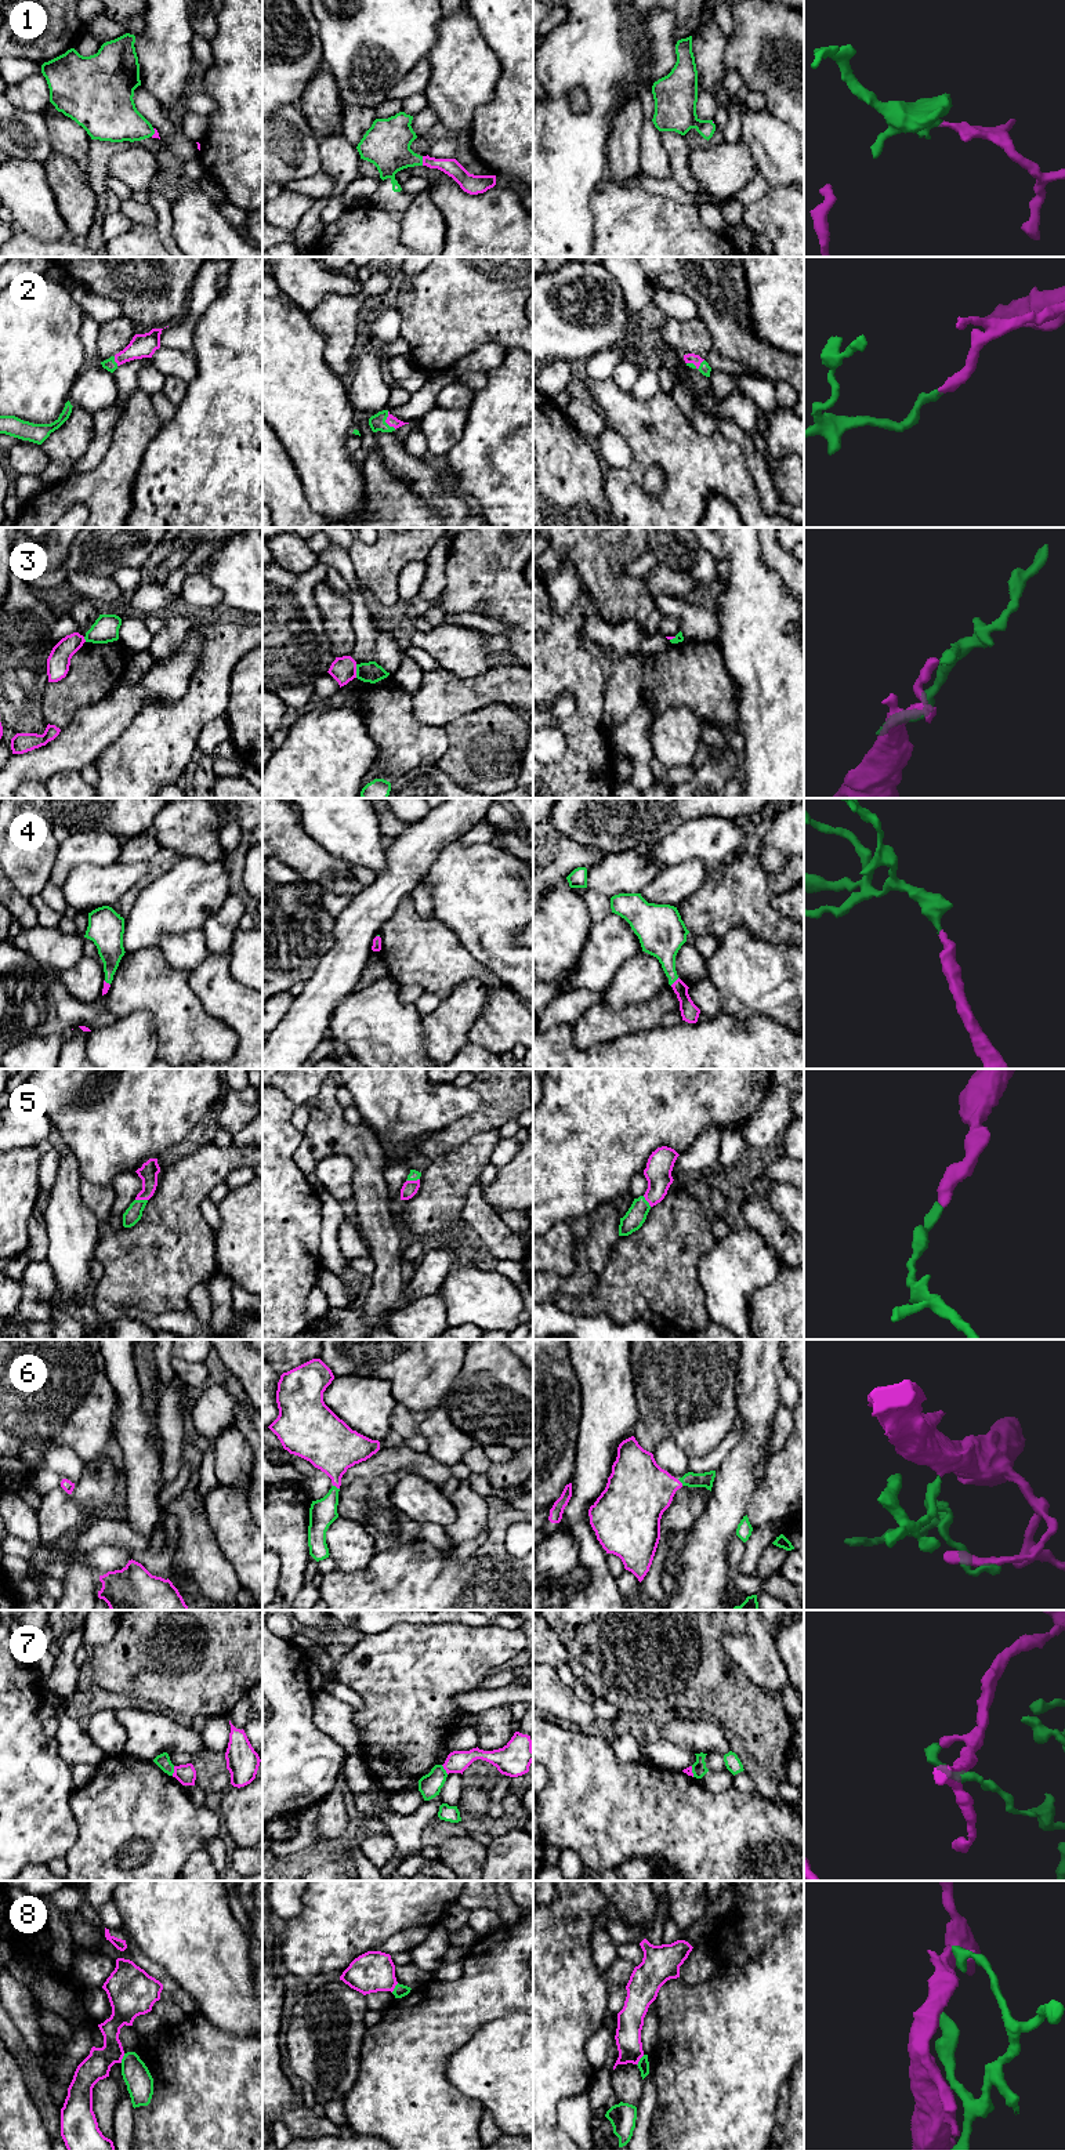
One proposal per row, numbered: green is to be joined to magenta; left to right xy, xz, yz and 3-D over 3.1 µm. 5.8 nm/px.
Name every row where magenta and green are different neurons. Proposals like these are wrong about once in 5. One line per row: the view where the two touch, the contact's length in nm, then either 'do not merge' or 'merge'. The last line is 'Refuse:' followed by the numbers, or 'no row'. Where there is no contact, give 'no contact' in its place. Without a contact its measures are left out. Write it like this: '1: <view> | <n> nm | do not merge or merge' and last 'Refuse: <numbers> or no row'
1: xz | 60 nm | merge
2: xz | 120 nm | merge
3: xz | 80 nm | do not merge
4: yz | 70 nm | merge
5: xz | 80 nm | merge
6: xz | 50 nm | merge
7: xy | 60 nm | do not merge
8: yz | 80 nm | do not merge
Refuse: 3, 7, 8

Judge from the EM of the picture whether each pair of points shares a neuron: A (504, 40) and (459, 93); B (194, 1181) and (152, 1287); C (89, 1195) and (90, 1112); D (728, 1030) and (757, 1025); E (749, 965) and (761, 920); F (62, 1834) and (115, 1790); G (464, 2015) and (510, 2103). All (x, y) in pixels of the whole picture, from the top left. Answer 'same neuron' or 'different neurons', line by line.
A: different neurons
B: same neuron
C: different neurons
D: same neuron
E: different neurons
F: different neurons
G: different neurons

